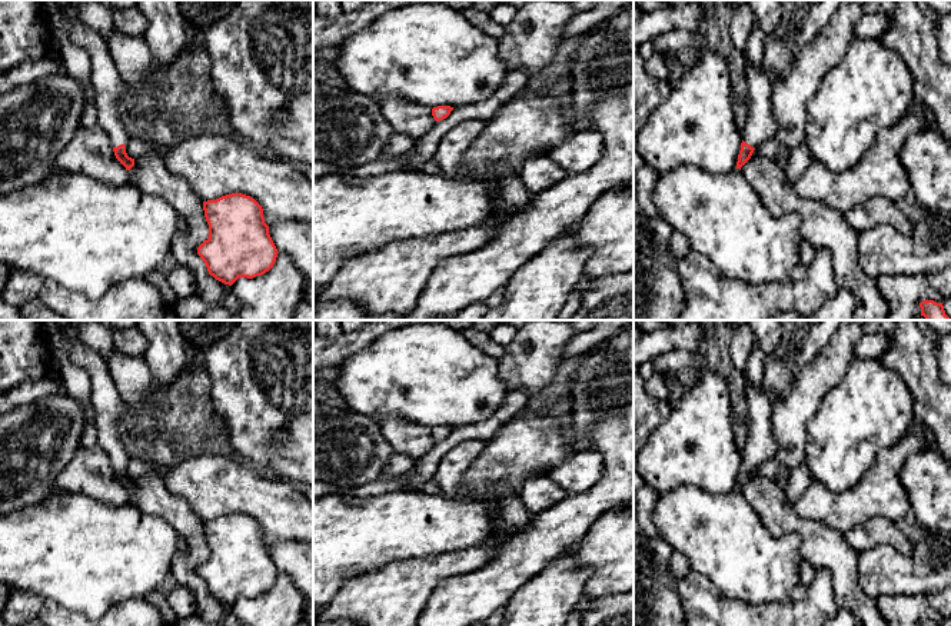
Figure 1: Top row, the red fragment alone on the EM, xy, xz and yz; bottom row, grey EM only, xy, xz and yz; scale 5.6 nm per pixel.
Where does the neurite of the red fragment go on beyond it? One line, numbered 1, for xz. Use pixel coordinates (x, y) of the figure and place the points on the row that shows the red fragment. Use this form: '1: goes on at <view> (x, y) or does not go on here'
1: does not go on here

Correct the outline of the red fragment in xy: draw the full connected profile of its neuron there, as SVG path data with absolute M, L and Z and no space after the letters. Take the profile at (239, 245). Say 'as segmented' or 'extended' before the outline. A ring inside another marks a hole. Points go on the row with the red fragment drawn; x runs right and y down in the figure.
as segmented; M232 193L203 202L209 237L197 247L207 272L232 286L239 277L269 272L277 249L265 223L262 206L250 196Z

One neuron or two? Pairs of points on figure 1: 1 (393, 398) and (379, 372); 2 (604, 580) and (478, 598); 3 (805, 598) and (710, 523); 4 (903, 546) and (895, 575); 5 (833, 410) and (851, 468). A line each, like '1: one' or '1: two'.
1: one
2: two
3: two
4: two
5: one

